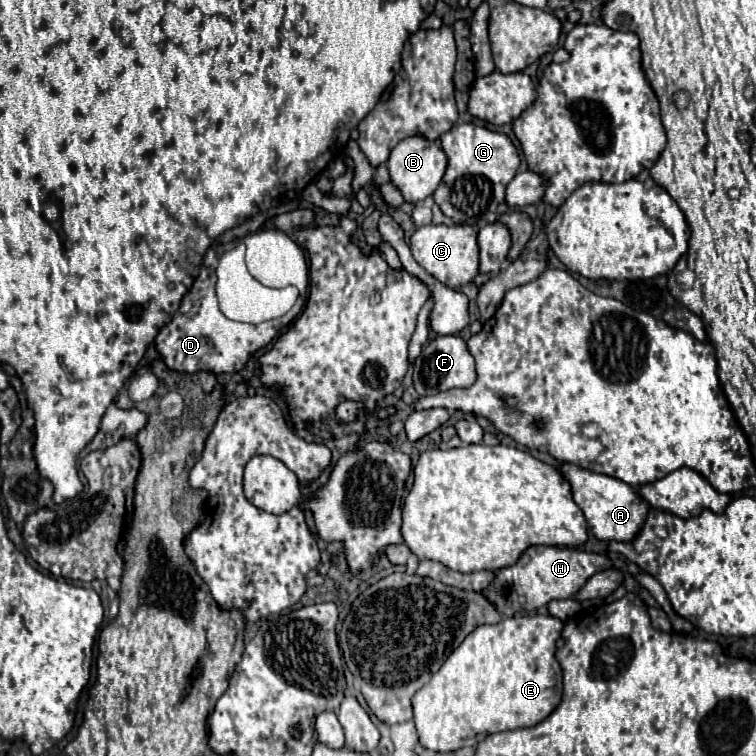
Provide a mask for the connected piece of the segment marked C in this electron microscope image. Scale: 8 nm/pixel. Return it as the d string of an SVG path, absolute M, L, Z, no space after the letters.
M422 226L414 232L410 240L410 250L414 260L436 280L446 284L448 288L458 288L462 284L472 282L478 274L478 242L476 230L472 226Z

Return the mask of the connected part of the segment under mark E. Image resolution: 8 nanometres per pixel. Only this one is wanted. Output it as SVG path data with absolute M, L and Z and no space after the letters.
M524 614L504 618L494 626L478 626L468 634L466 640L448 656L442 668L432 674L430 682L412 698L420 744L434 752L456 752L466 746L476 746L488 734L530 728L548 718L562 696L562 670L554 656L562 628L564 624L554 616Z

